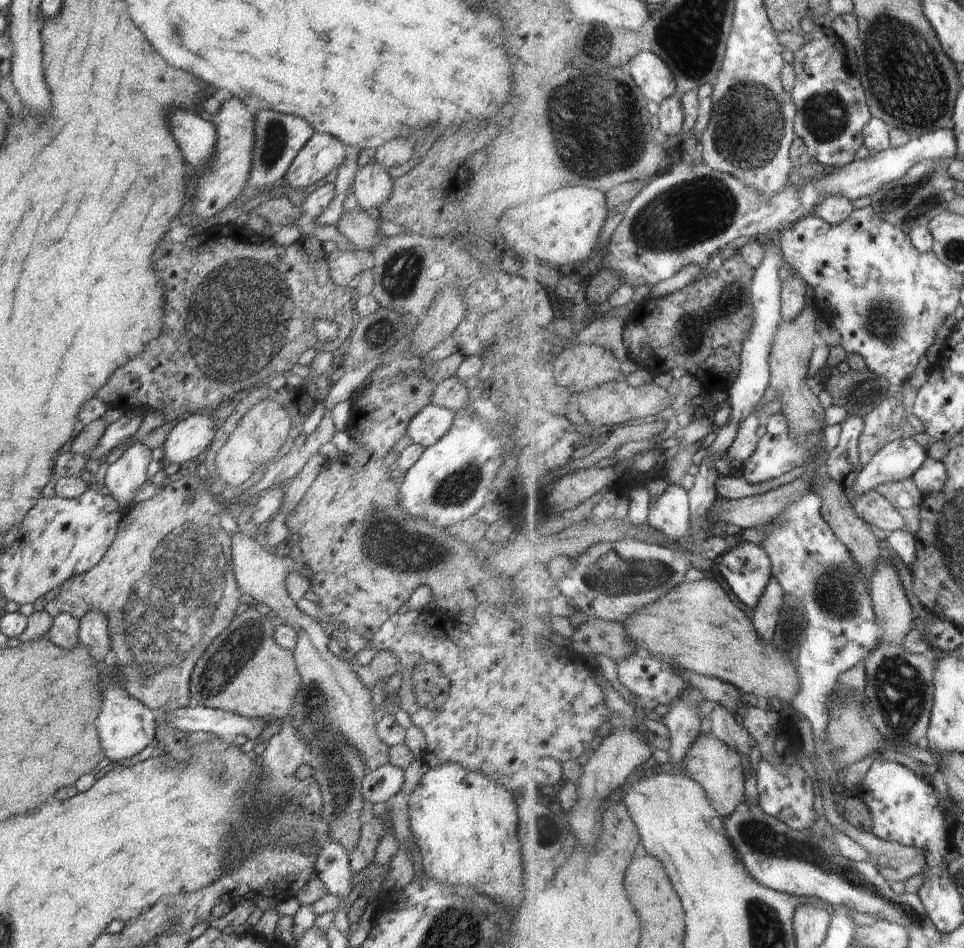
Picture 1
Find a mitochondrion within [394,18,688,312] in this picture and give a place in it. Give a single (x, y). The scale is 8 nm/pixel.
(607, 120)

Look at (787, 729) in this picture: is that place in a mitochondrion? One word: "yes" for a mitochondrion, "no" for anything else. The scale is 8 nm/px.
no

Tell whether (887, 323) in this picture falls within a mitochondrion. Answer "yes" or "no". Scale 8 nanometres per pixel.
yes

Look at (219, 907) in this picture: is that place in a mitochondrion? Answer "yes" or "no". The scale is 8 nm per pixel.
no

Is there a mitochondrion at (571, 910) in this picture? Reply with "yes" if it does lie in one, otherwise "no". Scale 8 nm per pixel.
no

